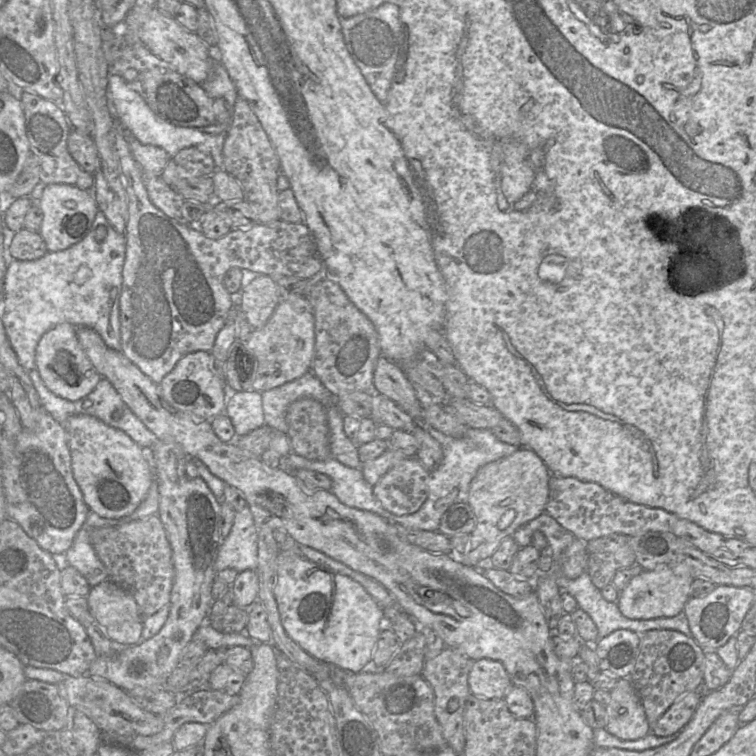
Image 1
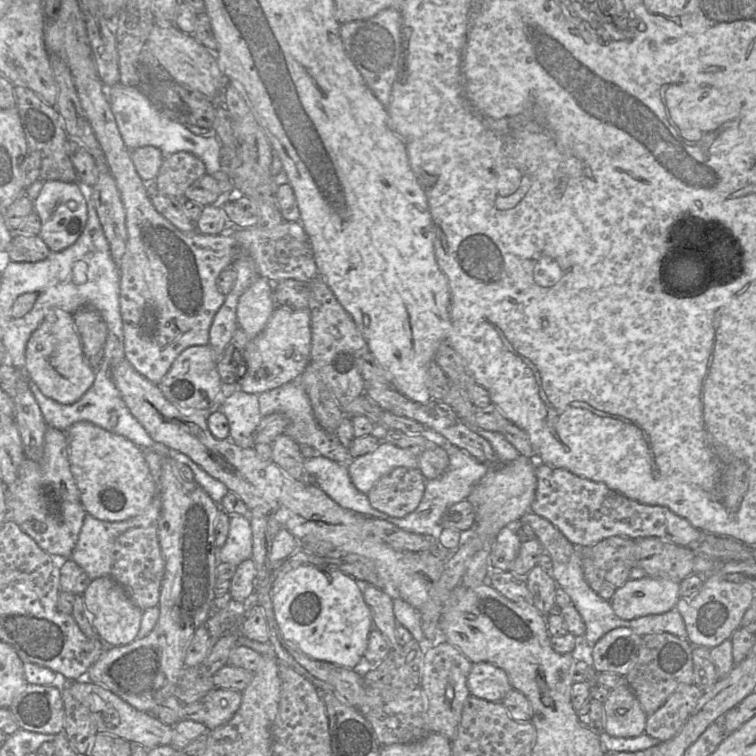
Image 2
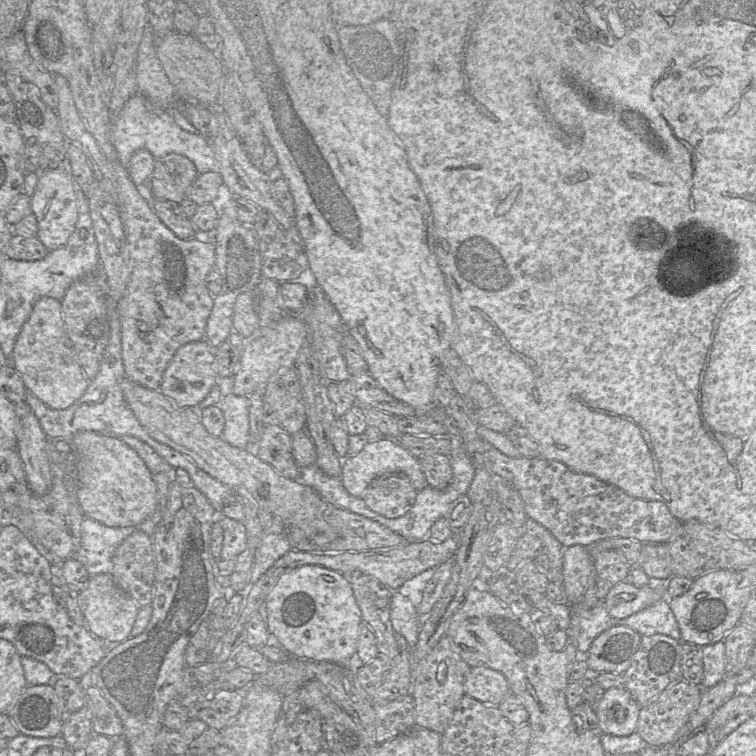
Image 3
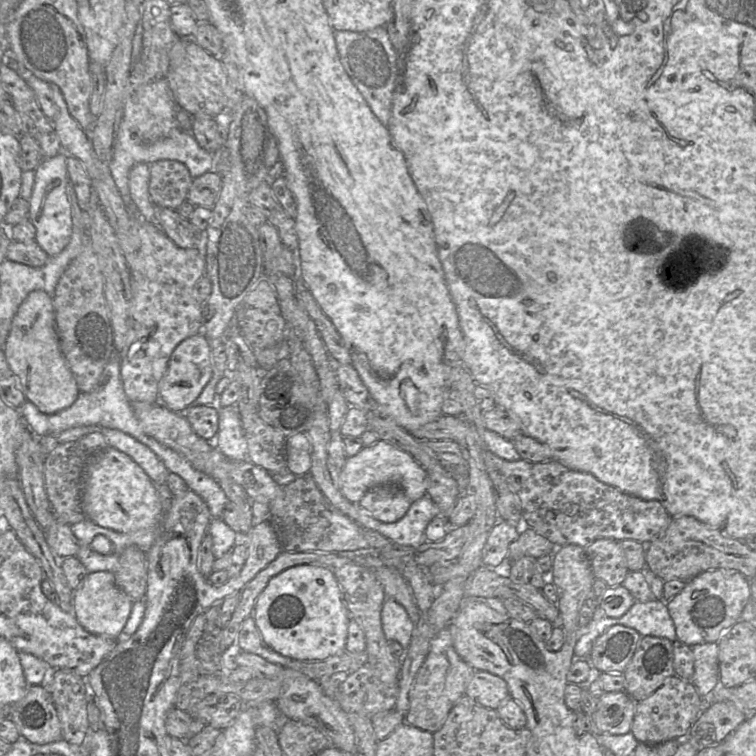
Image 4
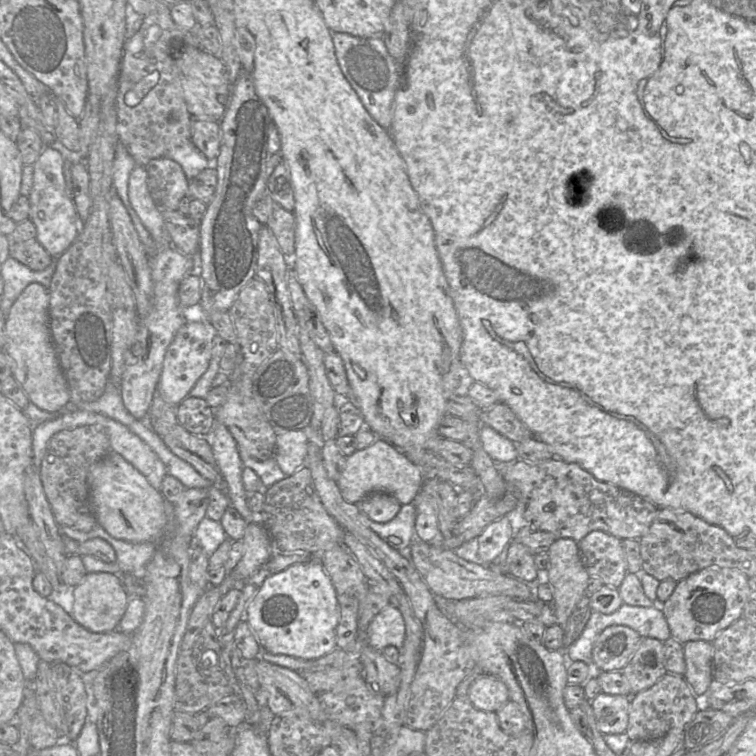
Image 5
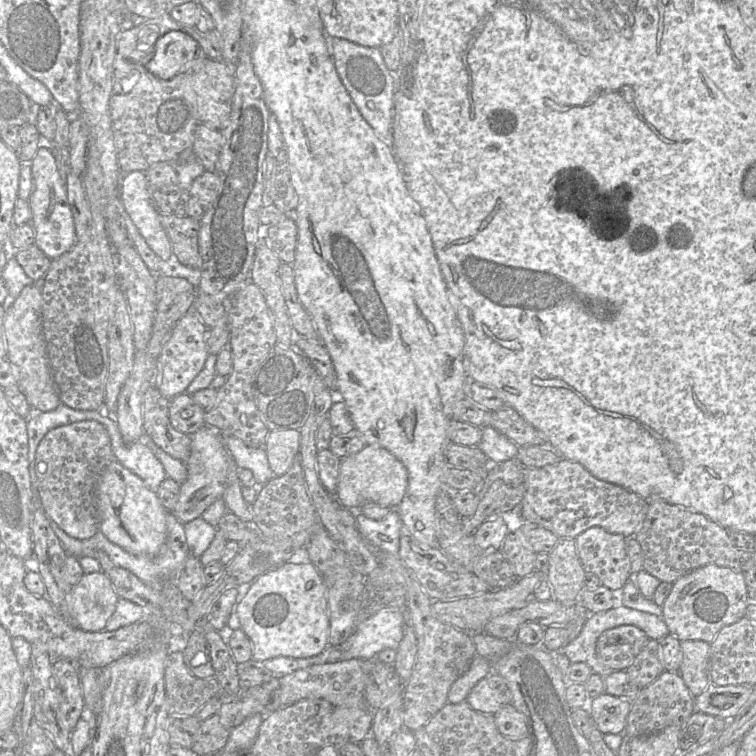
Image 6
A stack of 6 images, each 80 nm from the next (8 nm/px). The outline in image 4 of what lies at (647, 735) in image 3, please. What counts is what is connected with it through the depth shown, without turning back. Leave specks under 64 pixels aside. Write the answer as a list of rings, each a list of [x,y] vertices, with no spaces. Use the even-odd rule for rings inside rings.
[[[673,675],[649,697],[636,702],[631,733],[638,742],[646,744],[683,740],[703,710],[704,699],[698,694],[691,681]]]

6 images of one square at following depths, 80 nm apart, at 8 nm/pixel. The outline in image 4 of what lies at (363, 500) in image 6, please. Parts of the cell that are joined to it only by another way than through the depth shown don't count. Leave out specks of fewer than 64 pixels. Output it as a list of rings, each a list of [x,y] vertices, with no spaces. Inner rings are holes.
[[[379,439],[371,446],[363,447],[354,456],[347,457],[339,473],[341,493],[352,503],[358,503],[370,488],[378,485],[397,485],[404,491],[406,497],[414,502],[426,495],[428,475],[409,453]]]

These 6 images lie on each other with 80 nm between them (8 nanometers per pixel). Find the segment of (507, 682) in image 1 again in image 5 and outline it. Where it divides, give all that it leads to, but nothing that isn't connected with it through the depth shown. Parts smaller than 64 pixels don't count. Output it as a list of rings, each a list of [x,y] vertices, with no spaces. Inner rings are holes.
[[[488,673],[480,674],[470,685],[466,698],[474,708],[496,712],[510,701],[506,684]]]

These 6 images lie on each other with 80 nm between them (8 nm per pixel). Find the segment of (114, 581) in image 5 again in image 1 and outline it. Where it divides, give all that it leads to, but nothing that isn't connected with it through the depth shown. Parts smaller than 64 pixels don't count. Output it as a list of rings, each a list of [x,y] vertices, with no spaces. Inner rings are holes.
[[[107,579],[90,589],[87,601],[89,612],[111,640],[125,646],[142,642],[146,616],[126,589]]]

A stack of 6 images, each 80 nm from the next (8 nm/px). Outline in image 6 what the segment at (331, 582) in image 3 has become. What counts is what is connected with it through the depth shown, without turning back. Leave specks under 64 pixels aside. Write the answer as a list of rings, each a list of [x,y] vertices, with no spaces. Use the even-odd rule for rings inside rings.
[[[292,558],[282,566],[257,577],[236,604],[240,628],[252,644],[252,662],[260,665],[278,657],[308,658],[329,646],[329,615],[322,574],[306,558]]]

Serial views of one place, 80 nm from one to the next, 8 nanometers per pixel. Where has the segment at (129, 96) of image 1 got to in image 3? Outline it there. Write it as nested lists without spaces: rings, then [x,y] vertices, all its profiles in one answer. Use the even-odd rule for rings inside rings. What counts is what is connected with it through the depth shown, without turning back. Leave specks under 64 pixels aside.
[[[141,93],[131,96],[112,122],[112,144],[120,162],[128,166],[130,158],[140,150],[147,150],[155,159],[175,153],[187,157],[196,167],[198,174],[216,171],[214,151],[208,139],[198,133],[180,128],[169,112],[155,107]]]

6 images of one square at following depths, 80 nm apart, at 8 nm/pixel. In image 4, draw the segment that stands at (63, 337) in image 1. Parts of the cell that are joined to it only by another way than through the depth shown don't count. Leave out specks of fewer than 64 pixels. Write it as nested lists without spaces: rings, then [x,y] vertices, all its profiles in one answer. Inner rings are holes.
[[[31,291],[20,304],[12,319],[3,352],[26,400],[41,412],[53,414],[61,411],[78,397],[77,383],[60,349],[53,300],[45,291]]]

